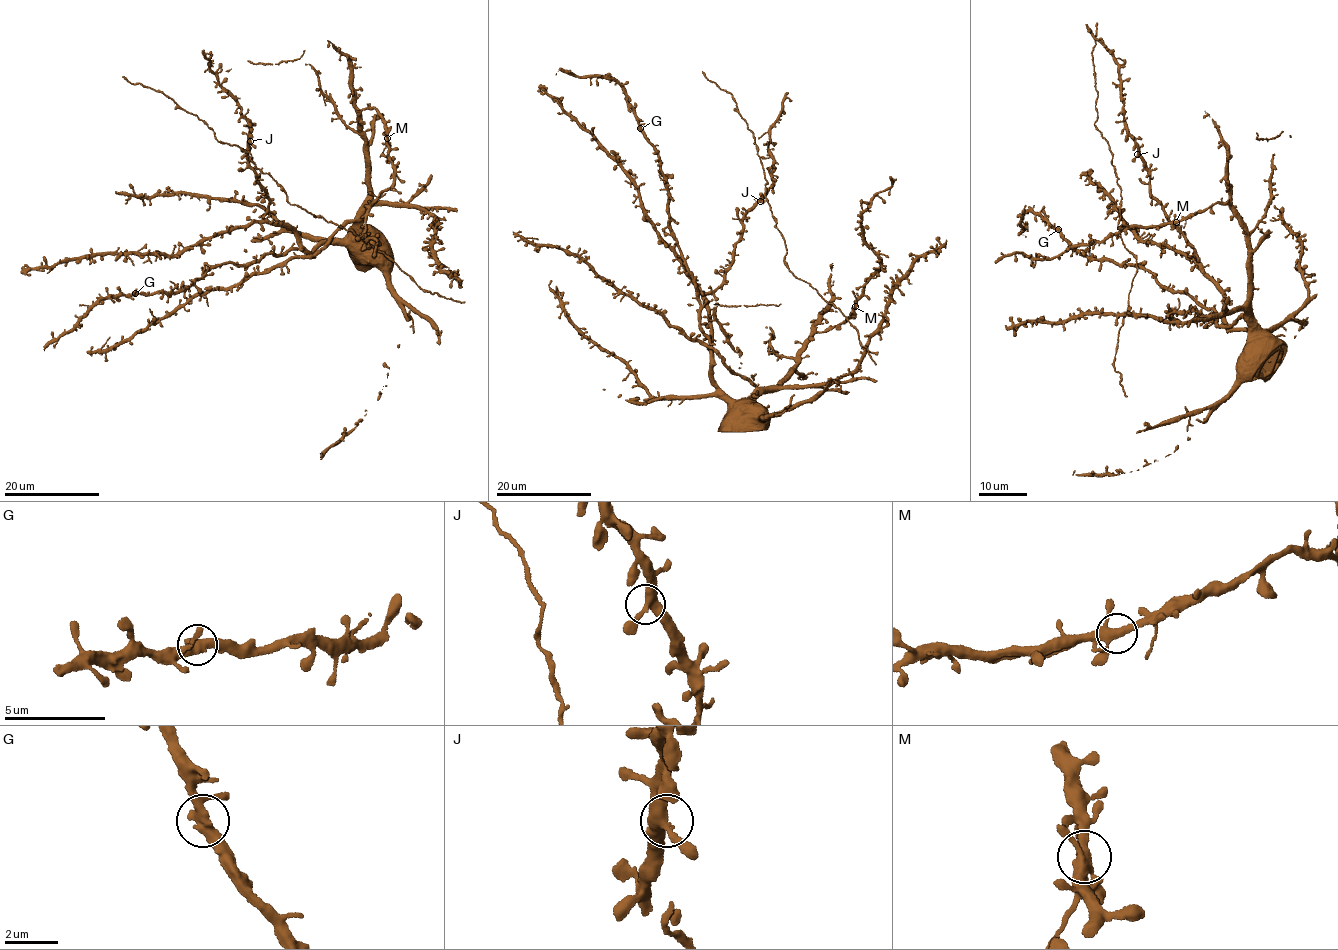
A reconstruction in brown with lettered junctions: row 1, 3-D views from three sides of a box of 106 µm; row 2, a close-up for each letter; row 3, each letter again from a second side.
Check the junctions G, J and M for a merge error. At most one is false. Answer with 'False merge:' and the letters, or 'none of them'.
False merge: none of them

